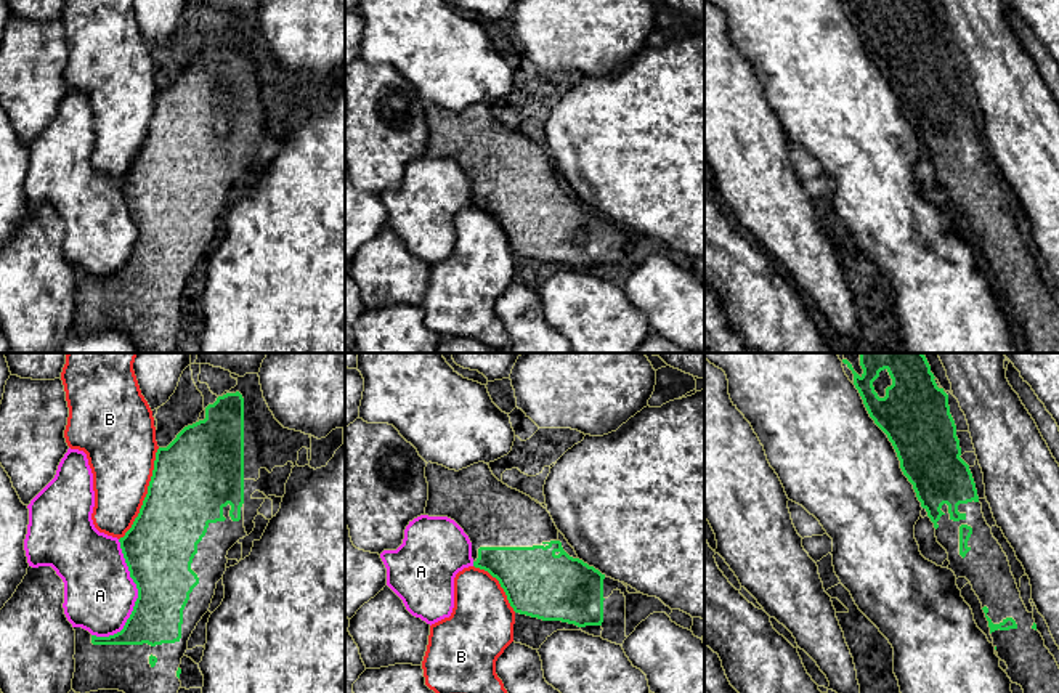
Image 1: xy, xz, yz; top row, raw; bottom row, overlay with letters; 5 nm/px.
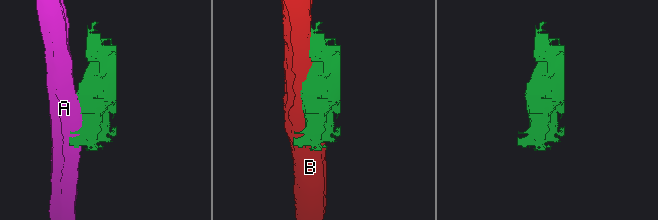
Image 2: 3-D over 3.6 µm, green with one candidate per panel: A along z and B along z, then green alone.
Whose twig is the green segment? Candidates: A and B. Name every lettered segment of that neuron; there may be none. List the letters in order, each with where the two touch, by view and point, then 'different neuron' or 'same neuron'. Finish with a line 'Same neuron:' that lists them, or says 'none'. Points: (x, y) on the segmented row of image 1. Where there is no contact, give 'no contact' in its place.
A: contact xy (138, 597); different neuron
B: contact xy (146, 494); different neuron
Same neuron: none

